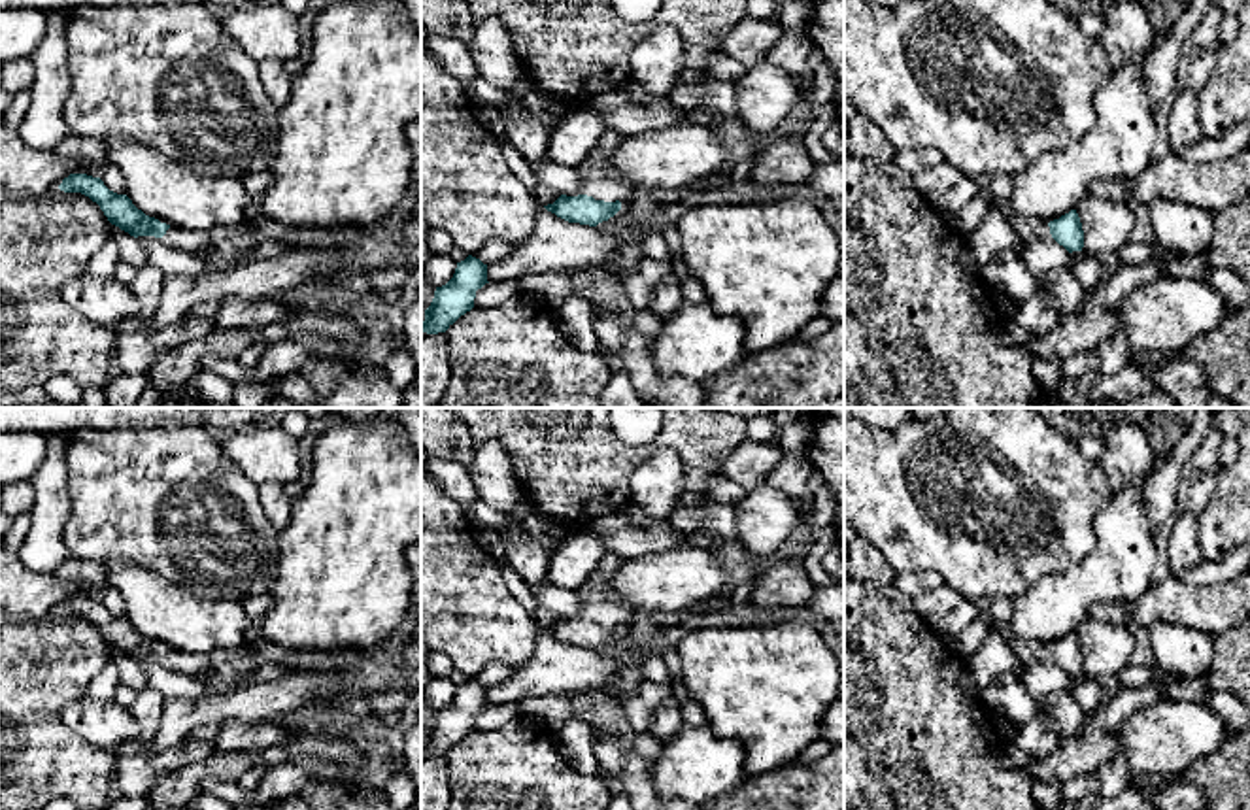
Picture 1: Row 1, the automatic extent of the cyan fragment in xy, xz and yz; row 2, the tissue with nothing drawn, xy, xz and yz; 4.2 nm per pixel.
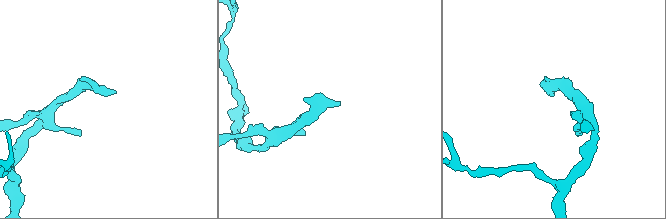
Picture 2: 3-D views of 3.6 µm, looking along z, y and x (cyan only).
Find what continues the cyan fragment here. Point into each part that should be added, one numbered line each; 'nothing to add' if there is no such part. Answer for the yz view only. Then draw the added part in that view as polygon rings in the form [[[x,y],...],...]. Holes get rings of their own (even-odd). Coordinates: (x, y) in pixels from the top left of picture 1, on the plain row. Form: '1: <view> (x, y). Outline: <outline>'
1: yz (1028, 652). Outline: [[[989,619],[989,631],[999,633],[1006,642],[1012,644],[1012,650],[1020,661],[1022,672],[1035,663],[1052,661],[1050,650],[1046,644],[1014,636],[1010,631],[1010,625],[1003,625]]]

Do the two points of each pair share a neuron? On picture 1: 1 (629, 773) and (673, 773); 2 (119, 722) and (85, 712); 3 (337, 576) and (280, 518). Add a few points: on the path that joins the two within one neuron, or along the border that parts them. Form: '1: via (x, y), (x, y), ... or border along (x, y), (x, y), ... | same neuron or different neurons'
1: border along (650, 776), (658, 790) | different neurons
2: via (112, 722), (93, 720) | same neuron
3: border along (291, 501), (291, 520), (280, 531) | different neurons

